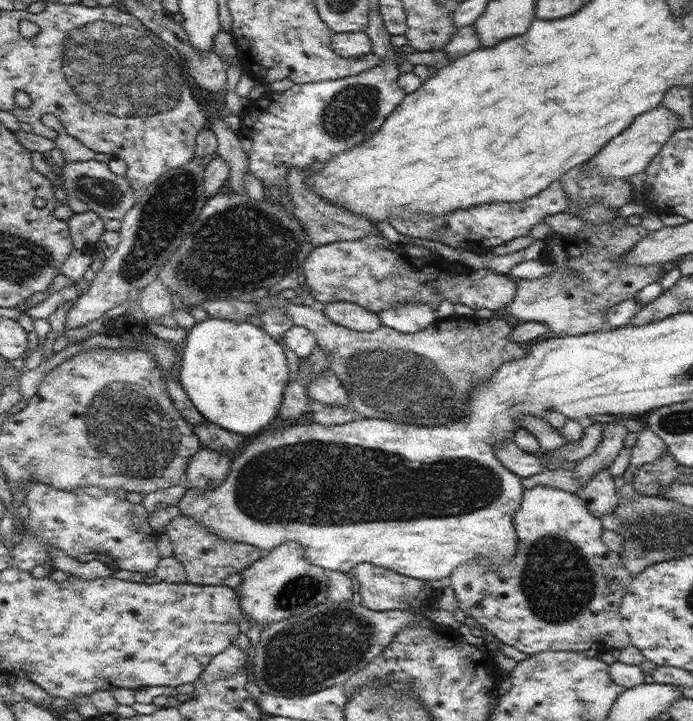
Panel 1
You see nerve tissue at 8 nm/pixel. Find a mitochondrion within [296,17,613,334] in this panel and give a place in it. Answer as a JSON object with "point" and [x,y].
{"point":[351,112]}

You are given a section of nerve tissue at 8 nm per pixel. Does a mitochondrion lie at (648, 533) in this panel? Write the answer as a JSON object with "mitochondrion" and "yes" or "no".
{"mitochondrion":"yes"}

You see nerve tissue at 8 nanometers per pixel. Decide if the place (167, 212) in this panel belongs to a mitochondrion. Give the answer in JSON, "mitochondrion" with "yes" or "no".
{"mitochondrion":"yes"}

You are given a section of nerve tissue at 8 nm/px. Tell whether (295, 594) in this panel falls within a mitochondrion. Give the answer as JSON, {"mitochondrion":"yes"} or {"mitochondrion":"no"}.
{"mitochondrion":"yes"}

